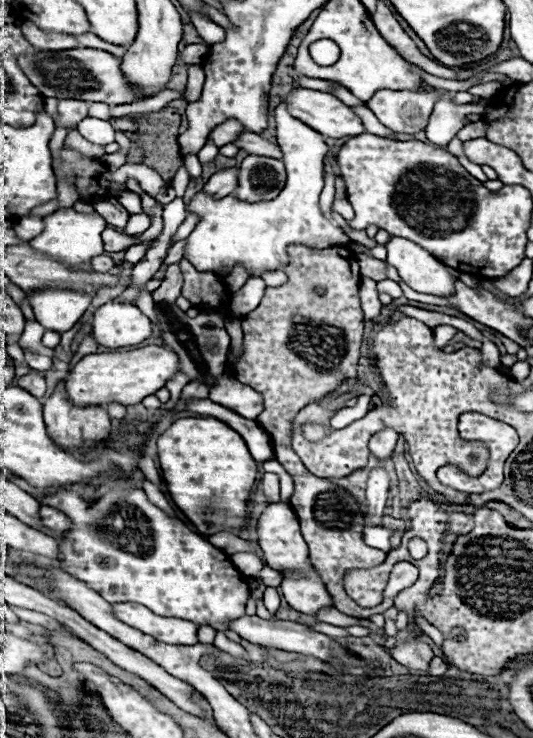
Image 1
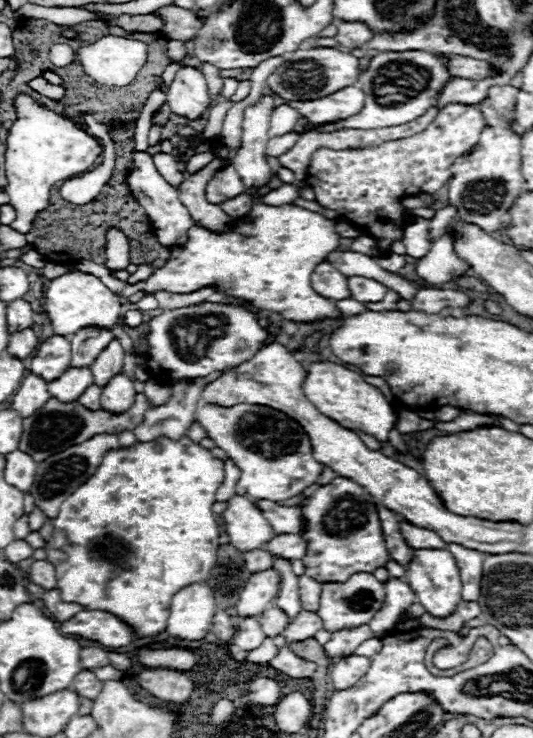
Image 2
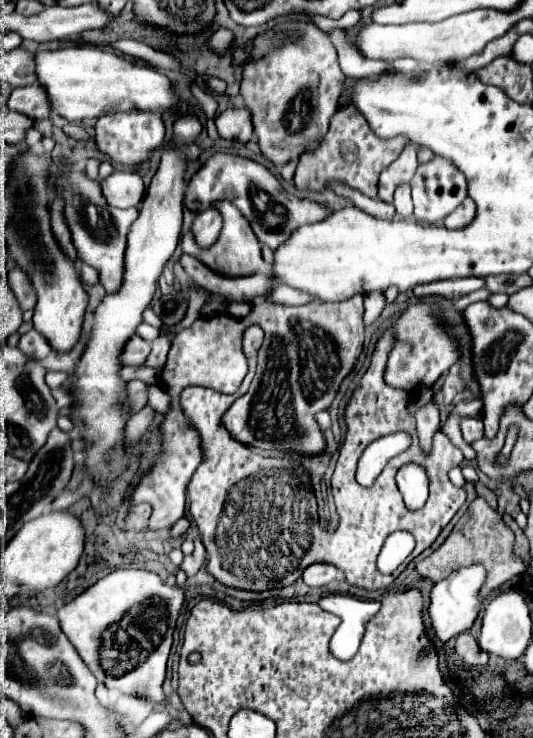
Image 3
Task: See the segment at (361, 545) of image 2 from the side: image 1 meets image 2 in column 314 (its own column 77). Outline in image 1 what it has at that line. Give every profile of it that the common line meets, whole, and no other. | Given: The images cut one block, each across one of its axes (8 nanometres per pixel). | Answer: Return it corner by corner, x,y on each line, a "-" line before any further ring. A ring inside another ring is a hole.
100,478
98,490
104,492
94,502
86,502
74,490
40,498
40,504
58,508
72,522
58,542
64,572
82,580
110,604
138,602
158,616
190,620
196,626
228,630
230,622
244,616
250,588
220,548
154,506
138,484
124,478

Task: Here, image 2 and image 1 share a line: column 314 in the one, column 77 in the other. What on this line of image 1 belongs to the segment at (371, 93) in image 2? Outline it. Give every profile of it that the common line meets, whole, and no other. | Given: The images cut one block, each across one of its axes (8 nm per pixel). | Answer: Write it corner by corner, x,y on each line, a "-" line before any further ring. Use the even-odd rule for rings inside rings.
84,118
76,130
90,142
96,142
100,146
106,146
110,142
114,142
114,128
110,126
110,122
106,120
98,120
98,118

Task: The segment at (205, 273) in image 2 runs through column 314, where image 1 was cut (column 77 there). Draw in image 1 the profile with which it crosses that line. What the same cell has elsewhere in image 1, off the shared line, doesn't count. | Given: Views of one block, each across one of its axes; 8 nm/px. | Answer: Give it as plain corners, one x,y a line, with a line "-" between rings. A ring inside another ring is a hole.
64,208
46,216
44,222
46,222
44,232
30,240
32,248
40,248
40,252
48,252
48,256
56,256
56,260
64,260
64,264
76,264
76,268
88,268
88,260
104,252
100,234
106,228
106,222
102,216
80,214
72,208
-
40,290
28,292
36,320
54,332
70,330
92,302
90,294
66,290

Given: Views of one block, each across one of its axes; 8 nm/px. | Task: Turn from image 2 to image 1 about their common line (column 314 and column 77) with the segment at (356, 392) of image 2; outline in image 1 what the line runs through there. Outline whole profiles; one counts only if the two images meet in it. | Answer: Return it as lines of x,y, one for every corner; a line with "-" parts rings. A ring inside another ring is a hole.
144,346
132,352
84,356
64,378
68,400
74,406
102,406
118,402
124,406
140,404
146,396
160,390
180,370
178,356
162,346

